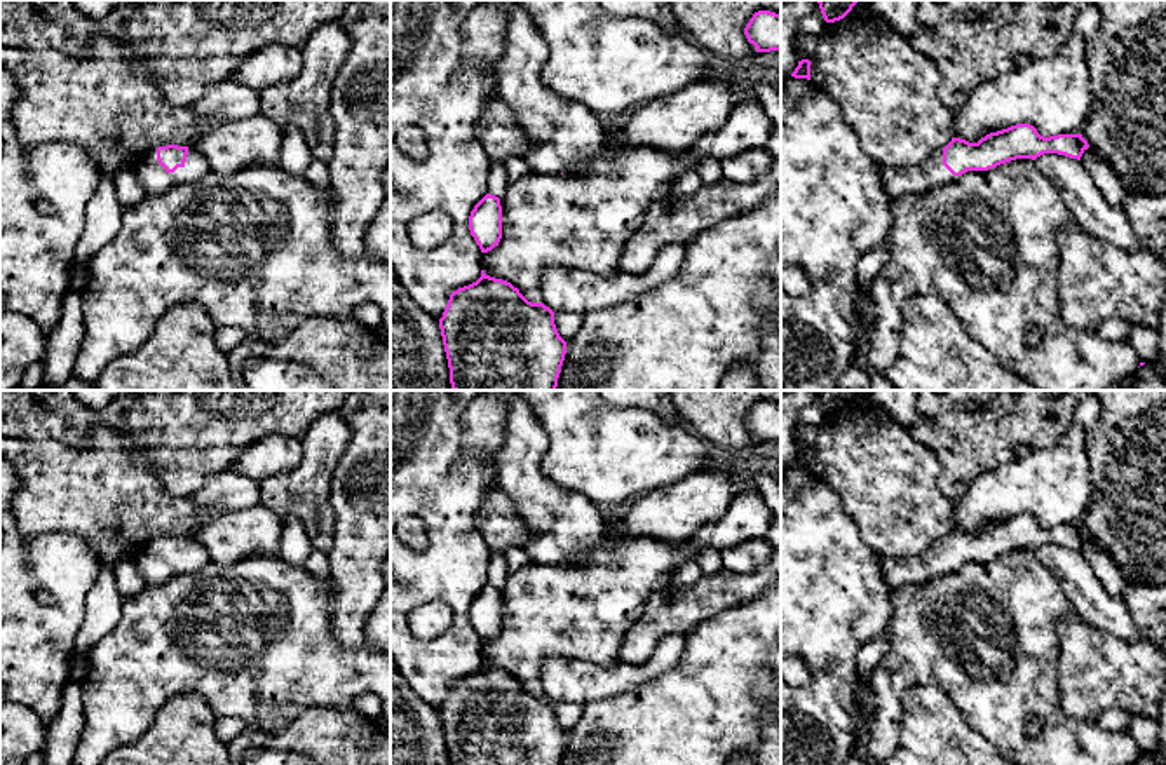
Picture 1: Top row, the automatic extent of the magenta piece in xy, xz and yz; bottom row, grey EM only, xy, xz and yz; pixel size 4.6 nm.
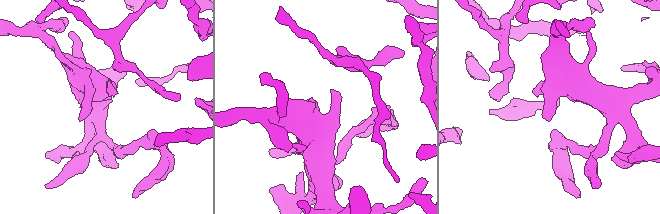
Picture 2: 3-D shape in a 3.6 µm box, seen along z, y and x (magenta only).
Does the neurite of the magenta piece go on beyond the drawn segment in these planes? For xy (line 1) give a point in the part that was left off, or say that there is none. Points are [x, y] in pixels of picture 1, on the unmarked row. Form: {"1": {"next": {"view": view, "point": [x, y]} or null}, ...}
{"1": {"next": {"view": "xy", "point": [152, 567]}}}

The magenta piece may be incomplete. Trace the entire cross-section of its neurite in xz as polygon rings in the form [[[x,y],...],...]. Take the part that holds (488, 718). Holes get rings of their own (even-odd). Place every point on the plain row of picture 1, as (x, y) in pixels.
[[[481,660],[481,667],[450,685],[439,709],[450,765],[559,765],[566,732],[554,714],[554,702],[528,692],[511,673]]]

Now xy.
[[[167,535],[153,538],[134,558],[145,584],[162,584],[193,573],[211,563],[209,552],[193,537]]]

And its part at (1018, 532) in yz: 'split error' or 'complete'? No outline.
split error

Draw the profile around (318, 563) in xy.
[[[312,549],[303,568],[315,579],[326,580],[331,577],[329,556],[324,551]]]

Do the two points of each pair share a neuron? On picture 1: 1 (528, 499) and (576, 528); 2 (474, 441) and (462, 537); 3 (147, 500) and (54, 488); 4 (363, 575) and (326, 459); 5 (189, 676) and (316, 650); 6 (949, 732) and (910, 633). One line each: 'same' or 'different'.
1: same
2: different
3: same
4: different
5: same
6: different

